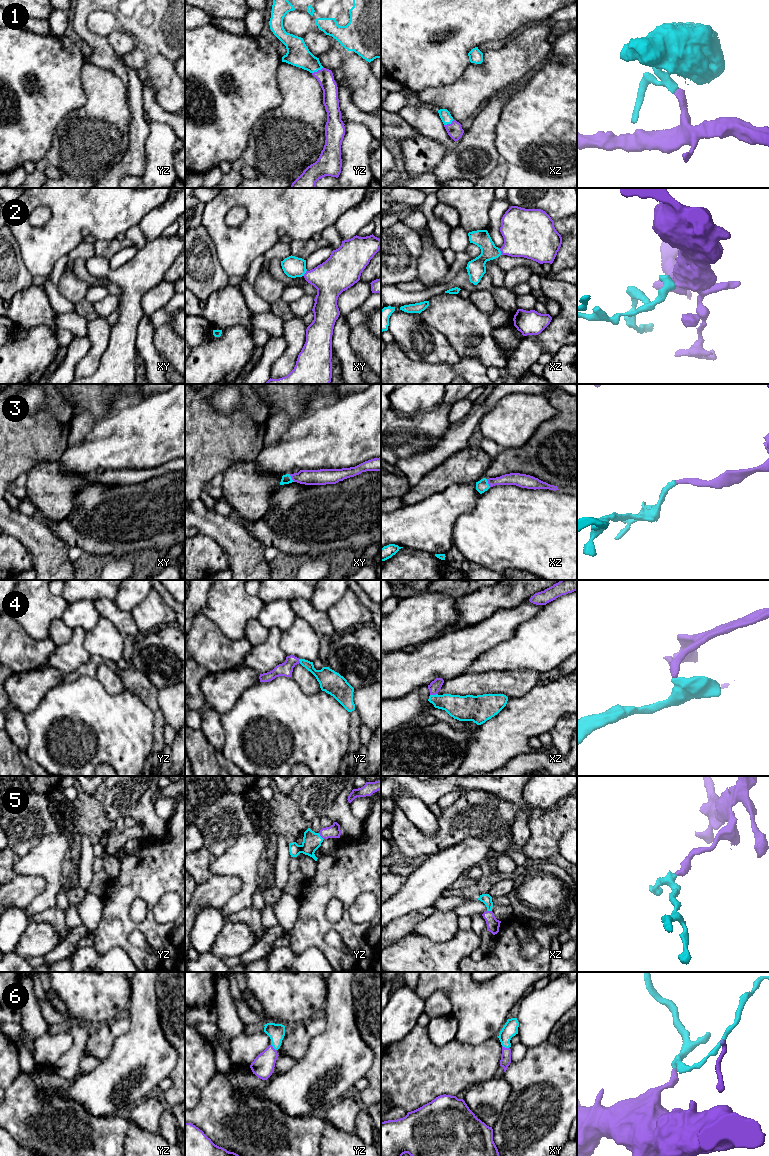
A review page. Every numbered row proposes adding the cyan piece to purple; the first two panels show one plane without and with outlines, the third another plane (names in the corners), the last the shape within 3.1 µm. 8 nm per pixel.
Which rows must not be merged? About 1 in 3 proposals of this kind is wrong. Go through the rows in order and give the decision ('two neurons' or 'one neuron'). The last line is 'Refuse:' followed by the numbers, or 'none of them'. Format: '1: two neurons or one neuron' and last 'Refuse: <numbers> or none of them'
1: one neuron
2: one neuron
3: one neuron
4: one neuron
5: one neuron
6: one neuron
Refuse: none of them

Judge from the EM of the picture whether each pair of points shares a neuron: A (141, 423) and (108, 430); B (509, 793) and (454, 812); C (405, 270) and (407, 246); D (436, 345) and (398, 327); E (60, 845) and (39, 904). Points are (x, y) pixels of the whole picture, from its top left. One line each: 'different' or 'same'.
A: same
B: different
C: same
D: same
E: same

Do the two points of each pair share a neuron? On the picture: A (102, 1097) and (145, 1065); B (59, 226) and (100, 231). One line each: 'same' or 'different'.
A: same
B: same

